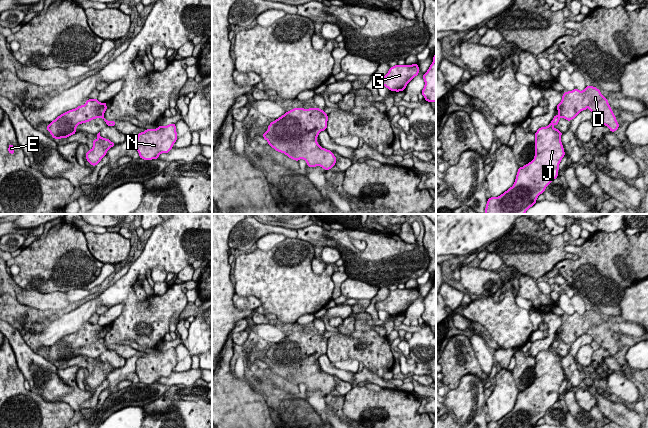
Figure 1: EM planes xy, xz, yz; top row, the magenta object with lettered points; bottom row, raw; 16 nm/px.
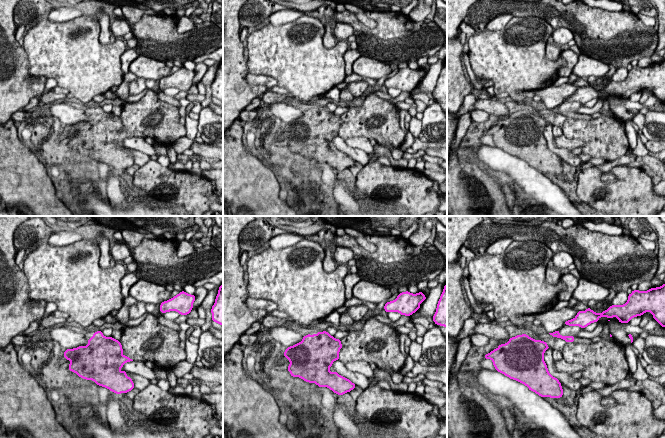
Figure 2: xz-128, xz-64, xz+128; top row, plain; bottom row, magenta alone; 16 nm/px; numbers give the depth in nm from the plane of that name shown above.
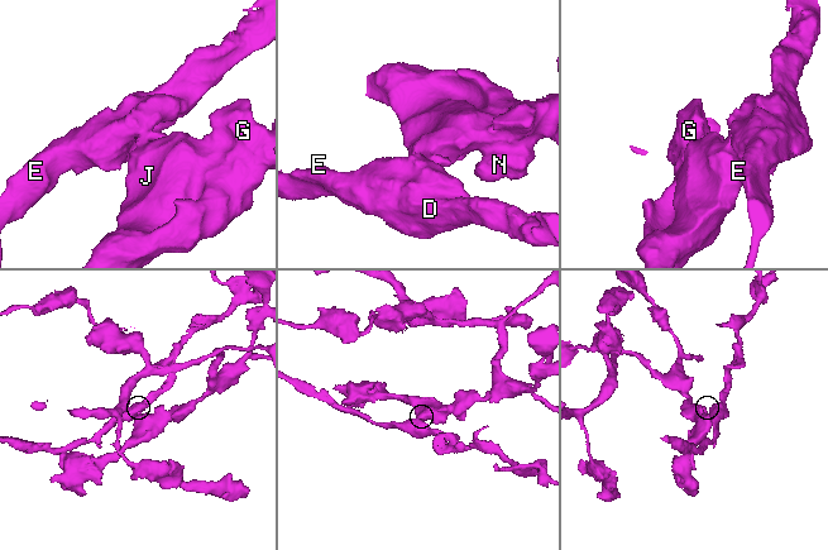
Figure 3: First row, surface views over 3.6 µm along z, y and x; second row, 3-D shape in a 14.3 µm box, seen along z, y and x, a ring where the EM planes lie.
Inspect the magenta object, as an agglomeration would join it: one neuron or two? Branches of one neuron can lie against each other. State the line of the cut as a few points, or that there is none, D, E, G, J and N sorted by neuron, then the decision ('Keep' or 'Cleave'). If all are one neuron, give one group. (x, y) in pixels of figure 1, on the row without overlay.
Split along xy (102, 338), (96, 341). Groups: D E / G J N. Cleave

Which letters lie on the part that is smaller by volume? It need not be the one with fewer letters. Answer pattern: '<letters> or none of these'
D, E

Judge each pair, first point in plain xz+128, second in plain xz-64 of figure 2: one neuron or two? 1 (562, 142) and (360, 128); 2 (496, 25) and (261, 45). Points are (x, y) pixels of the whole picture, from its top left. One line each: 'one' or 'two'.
1: two
2: two

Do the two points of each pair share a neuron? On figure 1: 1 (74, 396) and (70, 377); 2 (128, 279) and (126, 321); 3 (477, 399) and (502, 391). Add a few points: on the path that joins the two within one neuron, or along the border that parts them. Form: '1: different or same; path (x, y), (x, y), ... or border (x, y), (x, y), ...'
1: same; path (74, 391), (74, 386), (71, 382)
2: different; border (134, 291), (131, 291), (119, 302)
3: different; border (485, 398), (486, 404)

